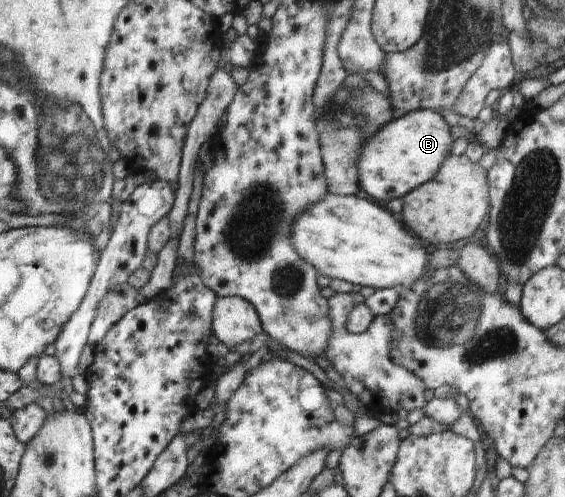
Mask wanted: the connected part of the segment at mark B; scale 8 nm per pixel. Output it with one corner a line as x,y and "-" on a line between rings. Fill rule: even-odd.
415,110
394,118
363,146
357,162
361,194
388,203
399,199
422,183
431,181
451,153
454,139
450,125
436,110

